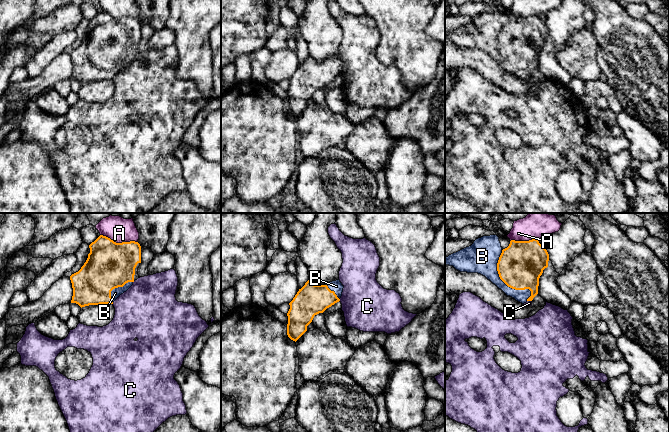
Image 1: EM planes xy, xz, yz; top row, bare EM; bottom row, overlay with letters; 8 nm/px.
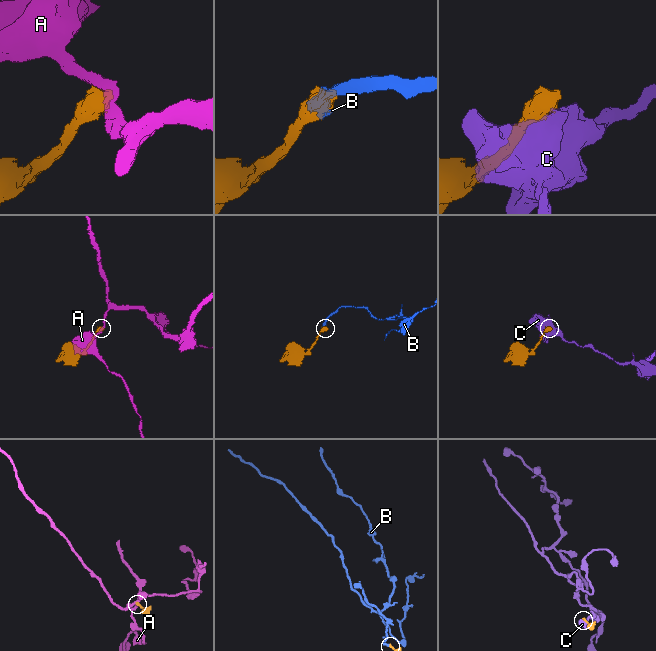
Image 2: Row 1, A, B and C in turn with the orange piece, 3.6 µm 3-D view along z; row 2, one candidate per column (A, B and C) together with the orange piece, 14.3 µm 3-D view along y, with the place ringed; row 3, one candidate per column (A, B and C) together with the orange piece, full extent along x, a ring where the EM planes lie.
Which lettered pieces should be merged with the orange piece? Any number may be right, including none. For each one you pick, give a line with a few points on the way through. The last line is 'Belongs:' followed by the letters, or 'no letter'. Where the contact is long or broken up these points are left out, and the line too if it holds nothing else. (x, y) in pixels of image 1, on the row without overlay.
Belongs: B

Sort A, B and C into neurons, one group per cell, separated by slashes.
A / B / C

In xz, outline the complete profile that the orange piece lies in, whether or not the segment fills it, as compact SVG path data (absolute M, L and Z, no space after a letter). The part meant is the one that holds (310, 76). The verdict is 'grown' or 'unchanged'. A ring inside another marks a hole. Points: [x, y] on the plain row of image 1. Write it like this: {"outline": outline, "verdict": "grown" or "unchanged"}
{"outline": "M339 55L326 61L314 61L308 56L289 79L288 113L296 118L307 107L315 91L340 77L343 64Z", "verdict": "grown"}

